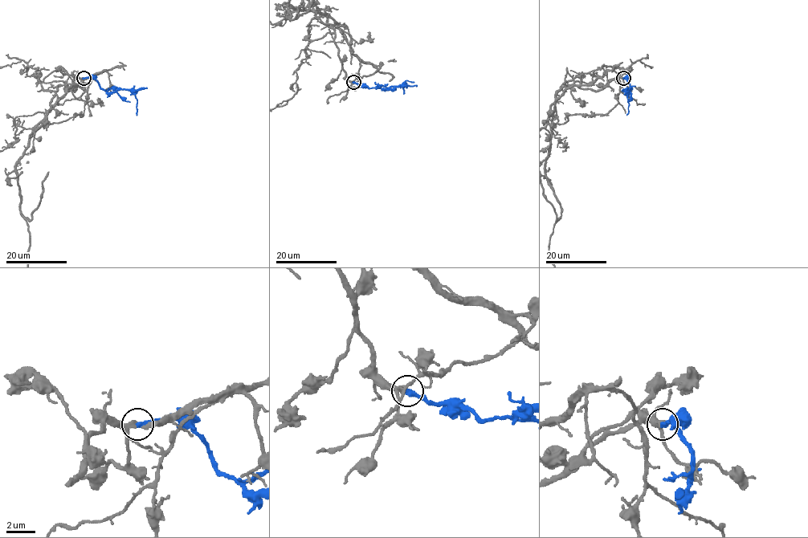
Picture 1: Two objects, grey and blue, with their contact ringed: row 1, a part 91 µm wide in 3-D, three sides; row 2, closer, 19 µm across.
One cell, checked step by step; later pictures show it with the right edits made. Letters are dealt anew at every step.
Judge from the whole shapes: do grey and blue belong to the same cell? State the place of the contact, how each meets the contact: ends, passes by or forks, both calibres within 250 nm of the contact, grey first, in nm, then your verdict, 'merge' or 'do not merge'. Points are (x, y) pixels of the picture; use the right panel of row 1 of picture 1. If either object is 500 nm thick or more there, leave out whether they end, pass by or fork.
place (623, 78); grey passes by; blue ends; calibres 280 and 360 nm; merge

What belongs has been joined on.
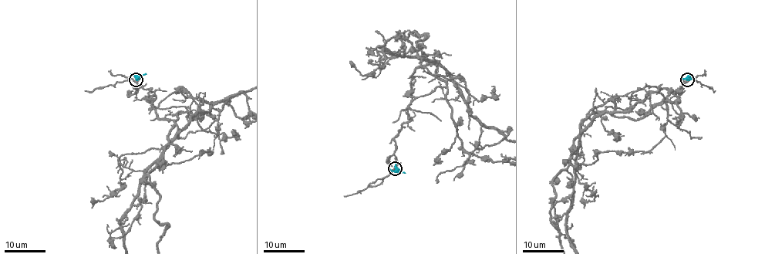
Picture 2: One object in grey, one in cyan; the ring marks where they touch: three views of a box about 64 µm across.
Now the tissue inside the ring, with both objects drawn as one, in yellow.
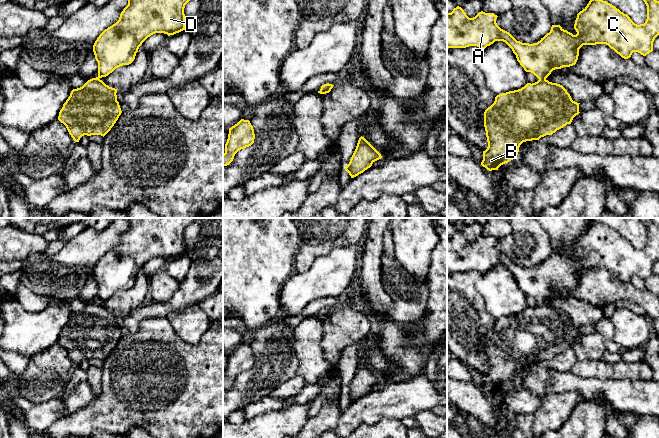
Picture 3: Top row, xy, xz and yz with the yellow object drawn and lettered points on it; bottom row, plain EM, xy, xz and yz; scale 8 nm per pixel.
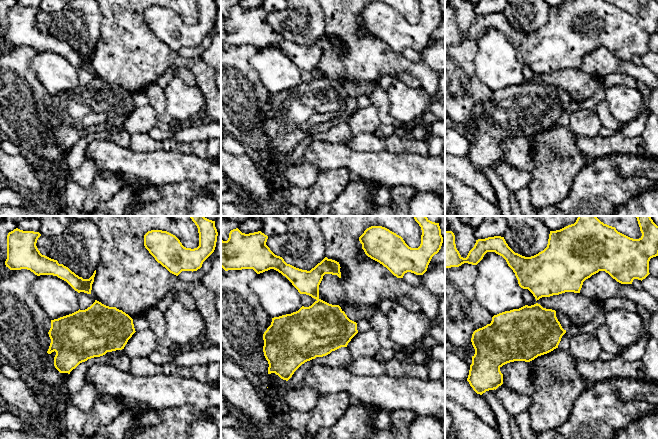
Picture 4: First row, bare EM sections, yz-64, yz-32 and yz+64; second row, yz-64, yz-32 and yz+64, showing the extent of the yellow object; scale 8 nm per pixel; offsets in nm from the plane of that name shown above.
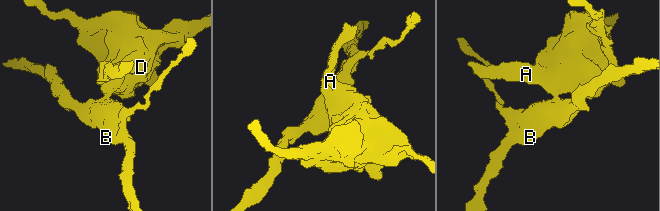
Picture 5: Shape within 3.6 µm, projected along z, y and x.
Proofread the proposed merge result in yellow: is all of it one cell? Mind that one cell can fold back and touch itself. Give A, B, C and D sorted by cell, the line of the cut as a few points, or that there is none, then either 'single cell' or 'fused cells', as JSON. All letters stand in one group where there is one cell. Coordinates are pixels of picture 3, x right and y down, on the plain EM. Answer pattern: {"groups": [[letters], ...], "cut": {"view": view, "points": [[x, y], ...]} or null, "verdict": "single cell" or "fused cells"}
{"groups": [["A", "C", "D"], ["B"]], "cut": {"view": "yz", "points": [[539, 302], [545, 303]]}, "verdict": "fused cells"}

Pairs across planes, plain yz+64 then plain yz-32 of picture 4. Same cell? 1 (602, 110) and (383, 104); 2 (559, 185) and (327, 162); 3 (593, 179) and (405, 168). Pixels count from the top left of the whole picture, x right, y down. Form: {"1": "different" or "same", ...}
{"1": "same", "2": "different", "3": "different"}

